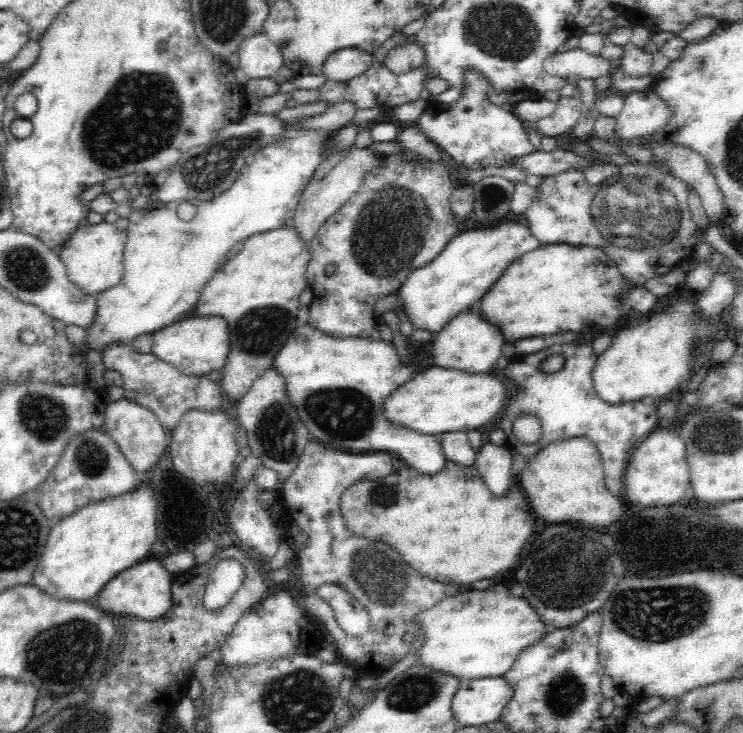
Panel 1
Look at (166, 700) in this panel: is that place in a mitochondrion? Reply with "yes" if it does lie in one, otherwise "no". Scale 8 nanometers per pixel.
no

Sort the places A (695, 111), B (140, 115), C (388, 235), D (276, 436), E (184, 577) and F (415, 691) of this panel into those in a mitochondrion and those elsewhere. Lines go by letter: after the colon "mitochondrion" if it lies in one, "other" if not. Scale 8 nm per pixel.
A: other
B: mitochondrion
C: mitochondrion
D: mitochondrion
E: other
F: mitochondrion

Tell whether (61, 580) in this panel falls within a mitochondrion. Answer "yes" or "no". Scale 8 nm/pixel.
no

